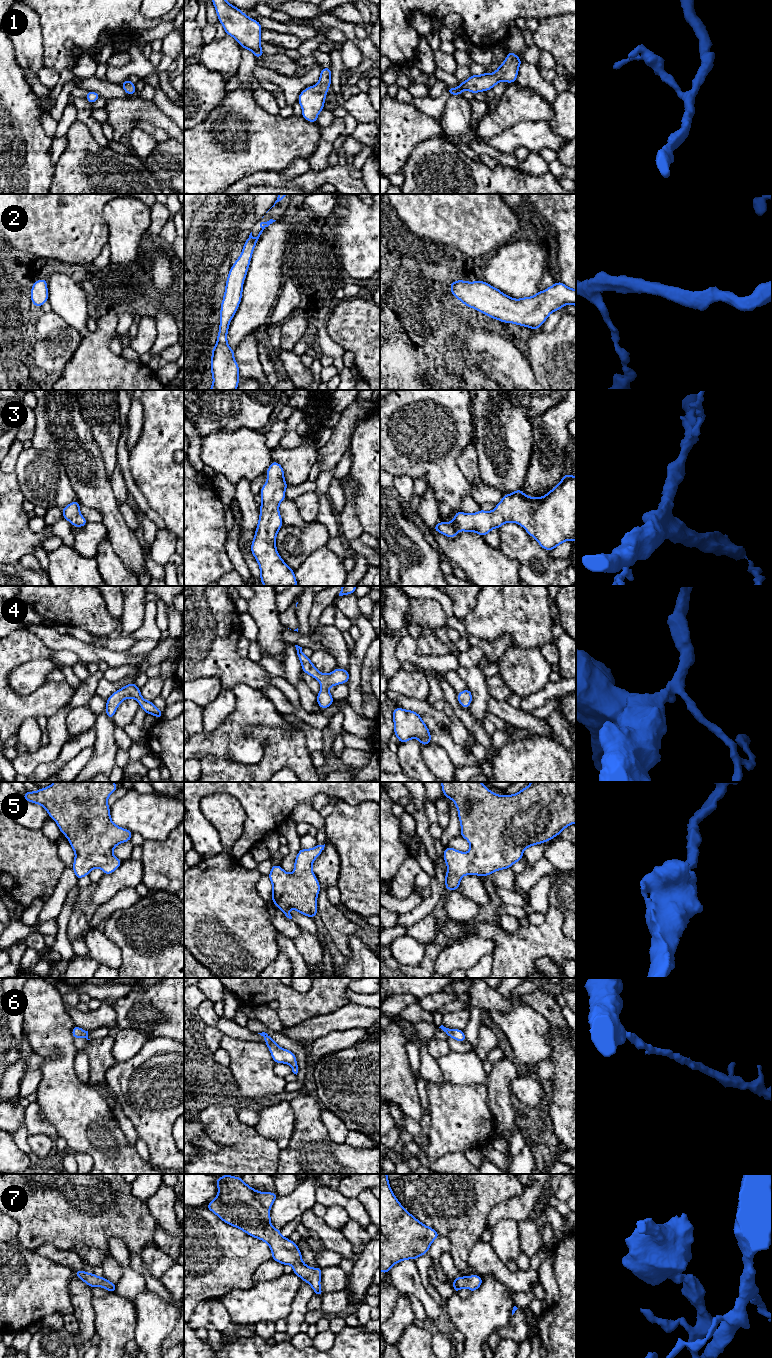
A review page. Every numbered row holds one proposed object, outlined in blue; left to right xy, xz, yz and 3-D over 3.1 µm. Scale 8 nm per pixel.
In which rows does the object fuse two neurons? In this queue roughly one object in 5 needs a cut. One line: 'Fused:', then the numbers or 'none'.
Fused: none

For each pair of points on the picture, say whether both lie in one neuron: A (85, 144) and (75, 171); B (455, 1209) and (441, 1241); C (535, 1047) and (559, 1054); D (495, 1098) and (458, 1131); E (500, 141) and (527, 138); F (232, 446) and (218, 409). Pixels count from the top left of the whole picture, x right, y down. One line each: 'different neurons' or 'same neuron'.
A: same neuron
B: different neurons
C: different neurons
D: different neurons
E: same neuron
F: different neurons

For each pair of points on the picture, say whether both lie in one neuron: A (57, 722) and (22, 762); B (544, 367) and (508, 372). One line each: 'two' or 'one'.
A: one
B: two

